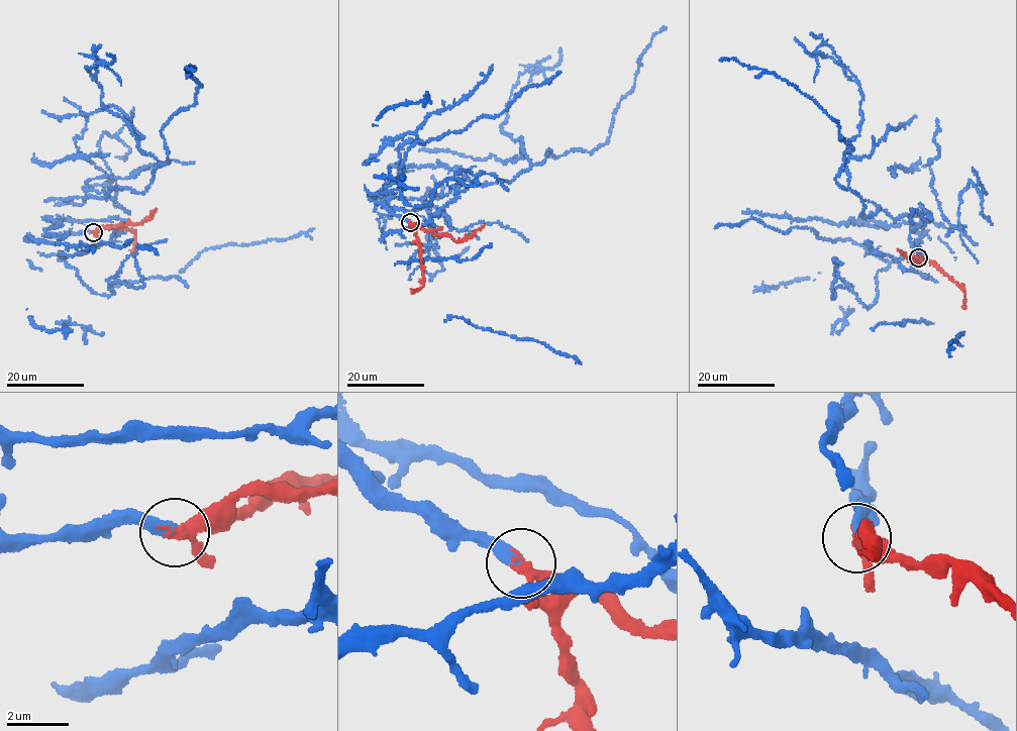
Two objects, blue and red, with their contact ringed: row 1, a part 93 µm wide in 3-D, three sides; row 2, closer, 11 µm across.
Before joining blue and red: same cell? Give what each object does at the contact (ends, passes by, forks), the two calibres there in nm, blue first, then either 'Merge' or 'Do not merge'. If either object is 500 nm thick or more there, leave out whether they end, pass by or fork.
At the ring blue ends. At the ring red passes by. Thickness 360 nm (blue) against 300 nm. Merge

